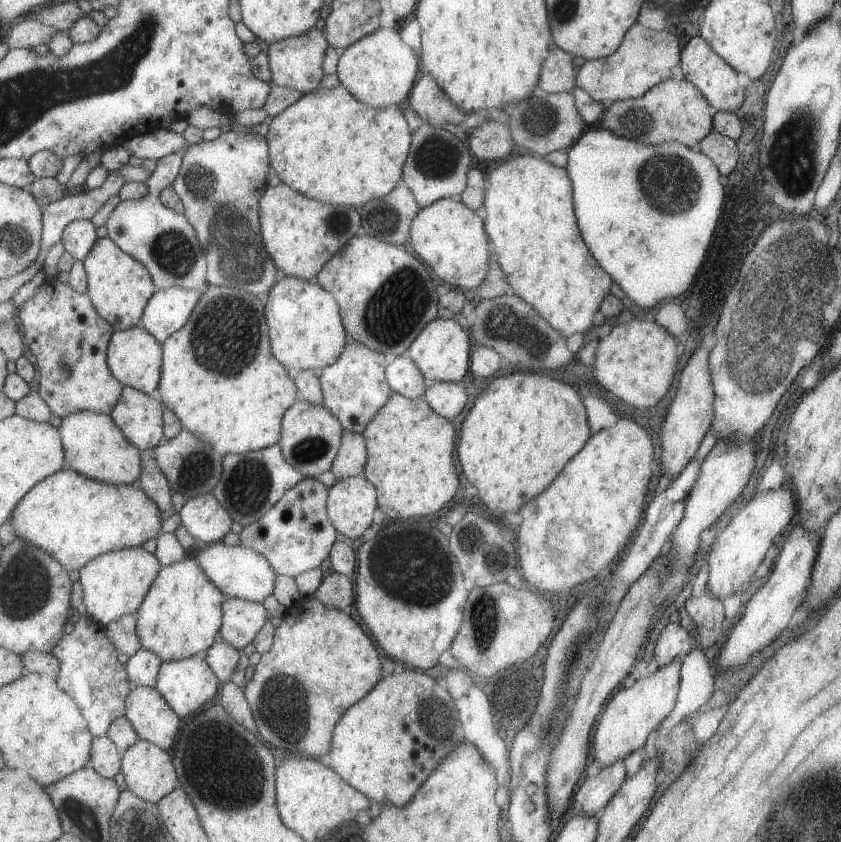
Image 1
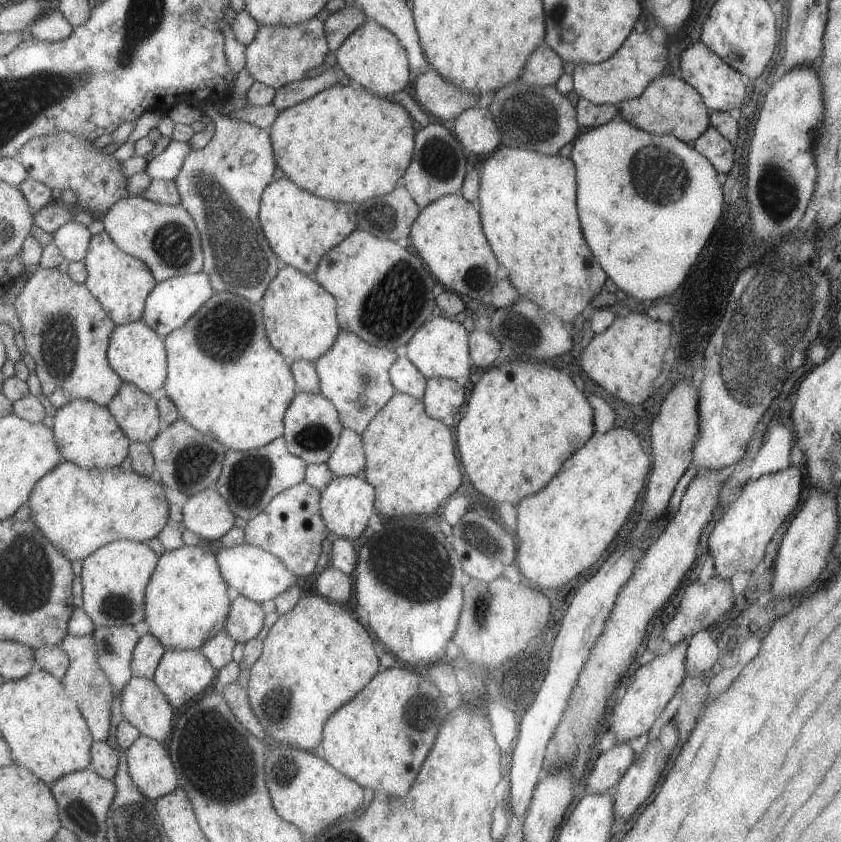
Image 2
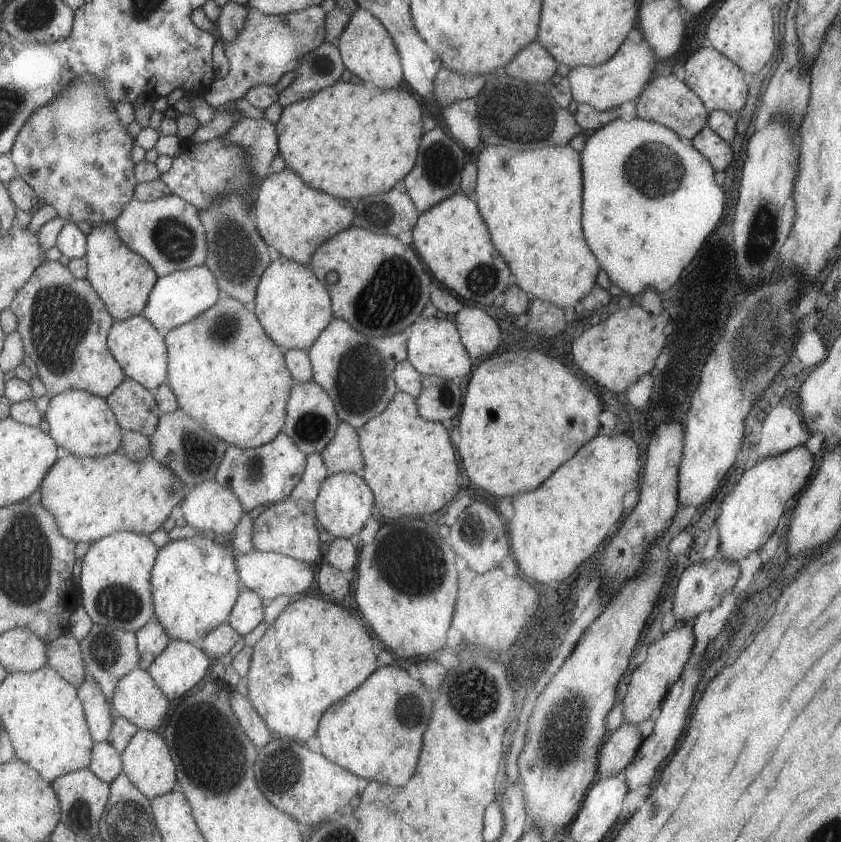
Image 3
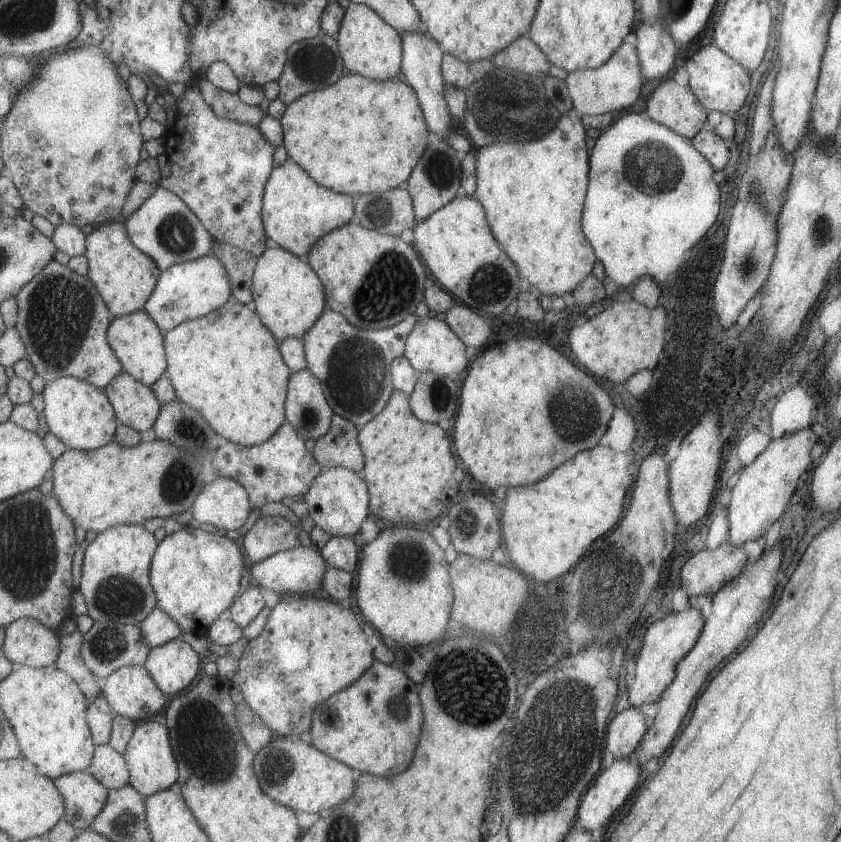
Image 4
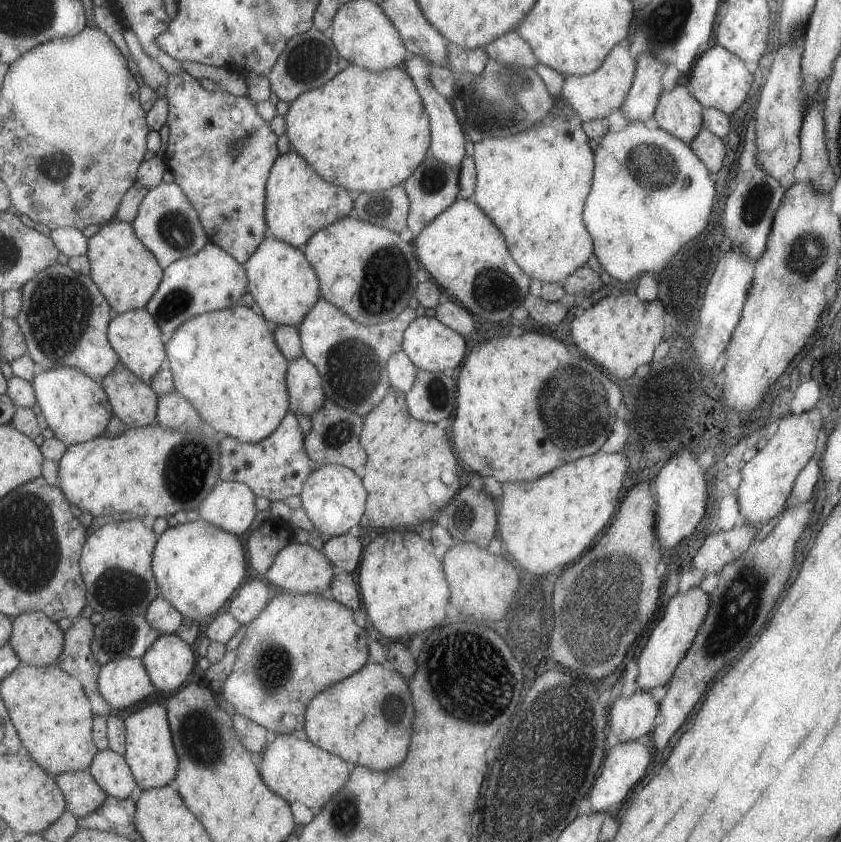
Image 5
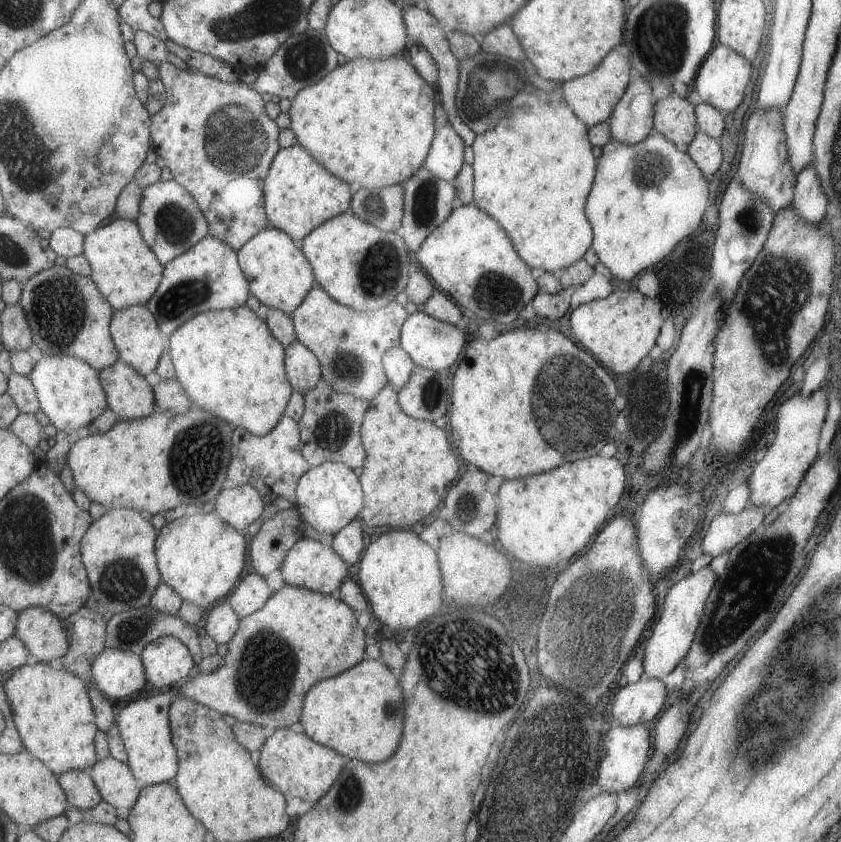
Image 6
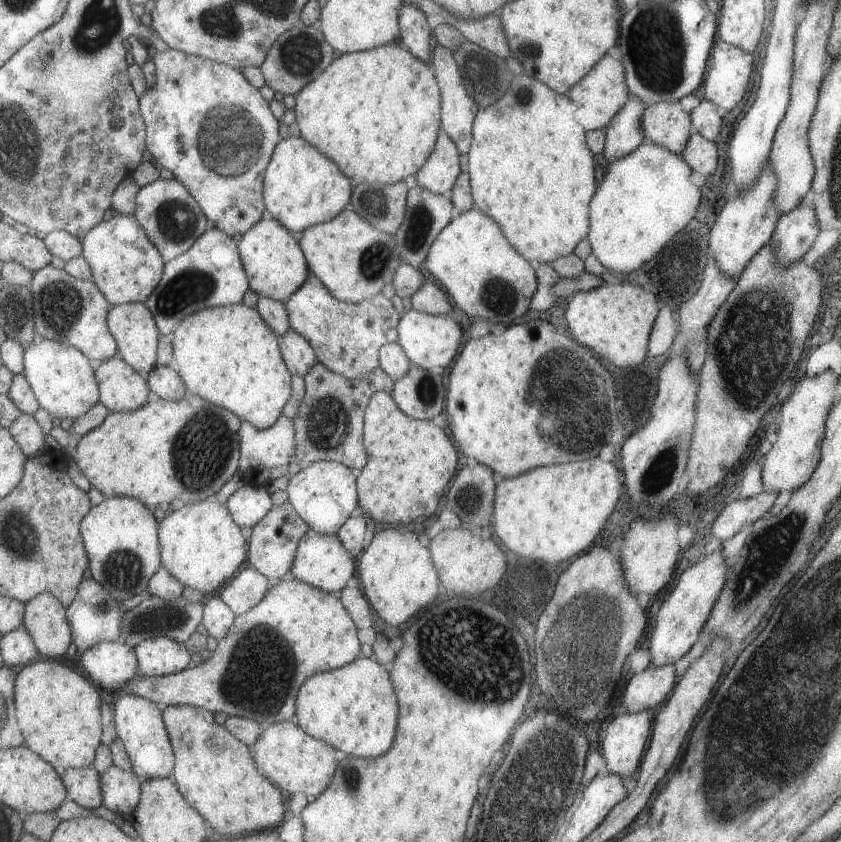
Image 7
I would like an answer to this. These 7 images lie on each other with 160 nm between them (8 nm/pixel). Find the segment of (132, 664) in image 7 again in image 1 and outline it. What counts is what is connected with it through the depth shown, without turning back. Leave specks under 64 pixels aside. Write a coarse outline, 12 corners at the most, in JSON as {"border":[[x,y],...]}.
{"border":[[133,687],[126,717],[171,750],[181,718],[156,687]]}

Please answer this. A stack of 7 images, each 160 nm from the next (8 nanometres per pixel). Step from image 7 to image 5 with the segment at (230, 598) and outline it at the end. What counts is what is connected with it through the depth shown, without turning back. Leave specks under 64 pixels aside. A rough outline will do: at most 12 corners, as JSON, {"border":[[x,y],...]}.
{"border":[[261,578],[238,590],[229,611],[249,625],[272,600]]}

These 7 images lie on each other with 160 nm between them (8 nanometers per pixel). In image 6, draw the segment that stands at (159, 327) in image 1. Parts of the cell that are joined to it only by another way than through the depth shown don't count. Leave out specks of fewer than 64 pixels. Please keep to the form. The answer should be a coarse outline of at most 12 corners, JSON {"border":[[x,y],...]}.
{"border":[[209,234],[164,265],[146,306],[171,337],[245,307],[238,252]]}

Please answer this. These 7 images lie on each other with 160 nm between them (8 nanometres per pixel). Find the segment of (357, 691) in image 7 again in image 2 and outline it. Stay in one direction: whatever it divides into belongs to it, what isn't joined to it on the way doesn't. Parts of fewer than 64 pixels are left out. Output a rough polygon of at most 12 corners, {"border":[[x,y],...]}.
{"border":[[384,669],[328,720],[324,758],[407,796],[445,694]]}

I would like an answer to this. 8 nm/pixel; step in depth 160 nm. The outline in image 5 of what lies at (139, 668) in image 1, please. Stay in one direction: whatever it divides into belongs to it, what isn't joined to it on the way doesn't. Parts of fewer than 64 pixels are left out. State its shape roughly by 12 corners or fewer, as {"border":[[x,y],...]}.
{"border":[[165,597],[152,602],[146,621],[172,635],[185,617]]}

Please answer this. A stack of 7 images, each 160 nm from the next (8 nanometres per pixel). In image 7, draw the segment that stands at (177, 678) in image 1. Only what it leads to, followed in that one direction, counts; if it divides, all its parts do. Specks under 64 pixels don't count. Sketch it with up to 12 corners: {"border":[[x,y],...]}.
{"border":[[148,638],[135,650],[143,676],[193,665],[186,643]]}

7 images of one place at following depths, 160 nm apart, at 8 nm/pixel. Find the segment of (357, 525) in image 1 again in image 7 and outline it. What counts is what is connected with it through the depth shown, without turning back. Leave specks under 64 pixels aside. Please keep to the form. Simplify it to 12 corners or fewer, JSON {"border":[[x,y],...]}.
{"border":[[319,461],[289,480],[289,501],[335,536],[360,511],[358,477]]}

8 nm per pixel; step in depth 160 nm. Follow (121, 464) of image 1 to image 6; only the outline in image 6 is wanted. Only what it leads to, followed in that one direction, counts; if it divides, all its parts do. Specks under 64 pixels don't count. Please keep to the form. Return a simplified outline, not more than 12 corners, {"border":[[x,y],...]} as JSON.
{"border":[[43,356],[29,377],[42,412],[75,437],[110,407],[100,372]]}

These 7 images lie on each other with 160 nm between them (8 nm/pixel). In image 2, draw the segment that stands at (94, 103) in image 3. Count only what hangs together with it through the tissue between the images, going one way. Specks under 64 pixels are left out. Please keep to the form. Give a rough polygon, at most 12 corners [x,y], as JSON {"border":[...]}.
{"border":[[83,137],[32,139],[19,159],[104,216],[129,197],[121,163]]}

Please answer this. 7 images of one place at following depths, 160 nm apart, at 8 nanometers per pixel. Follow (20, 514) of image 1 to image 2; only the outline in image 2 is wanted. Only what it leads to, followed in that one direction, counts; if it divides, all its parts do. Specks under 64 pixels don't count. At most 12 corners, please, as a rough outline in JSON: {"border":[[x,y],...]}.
{"border":[[57,465],[31,519],[82,562],[171,523],[165,484],[128,466]]}

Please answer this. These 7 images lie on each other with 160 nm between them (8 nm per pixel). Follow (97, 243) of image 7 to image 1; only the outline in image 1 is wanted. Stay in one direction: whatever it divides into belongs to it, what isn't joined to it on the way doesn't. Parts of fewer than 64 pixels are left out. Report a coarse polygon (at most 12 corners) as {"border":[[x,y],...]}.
{"border":[[110,238],[84,261],[88,294],[116,332],[144,327],[158,292]]}

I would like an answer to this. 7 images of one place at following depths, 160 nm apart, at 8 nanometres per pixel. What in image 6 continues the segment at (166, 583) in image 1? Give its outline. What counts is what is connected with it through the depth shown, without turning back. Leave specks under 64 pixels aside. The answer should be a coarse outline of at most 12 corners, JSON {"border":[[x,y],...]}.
{"border":[[215,510],[165,524],[163,580],[210,611],[247,566],[247,535]]}

